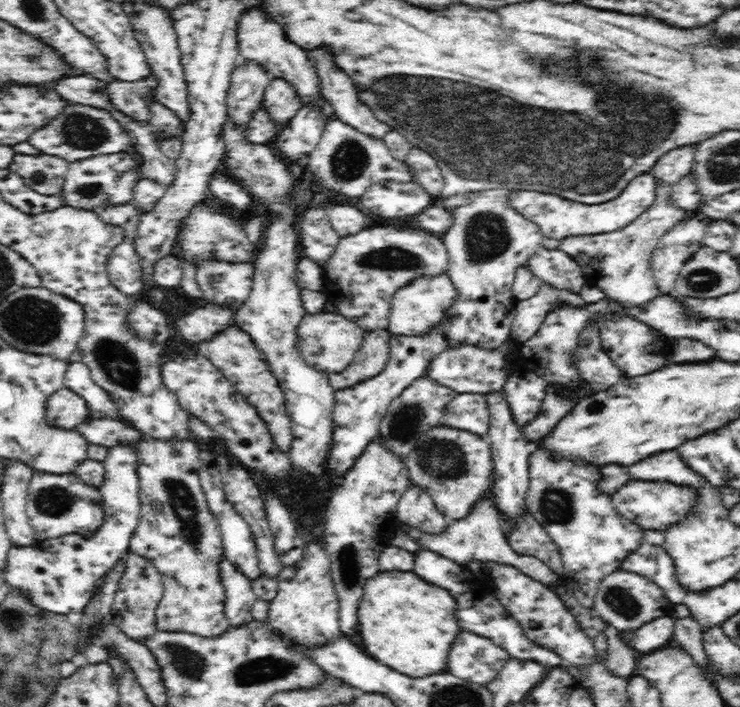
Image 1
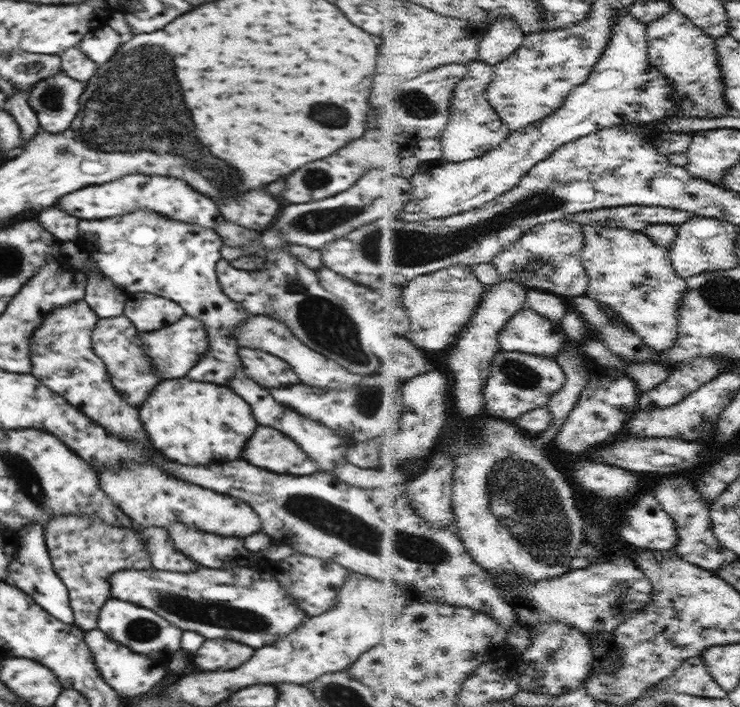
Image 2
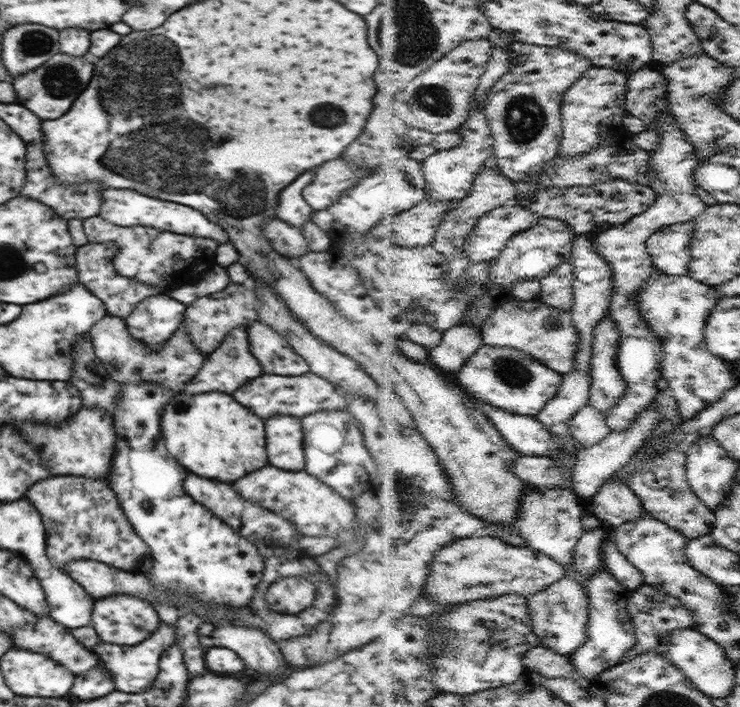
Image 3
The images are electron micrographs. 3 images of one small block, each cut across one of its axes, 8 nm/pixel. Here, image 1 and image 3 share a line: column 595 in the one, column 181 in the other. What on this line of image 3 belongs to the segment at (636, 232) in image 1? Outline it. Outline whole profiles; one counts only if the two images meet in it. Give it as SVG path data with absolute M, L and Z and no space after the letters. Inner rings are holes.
M96 215L83 220L88 243L114 243L118 250L113 258L118 274L162 287L167 292L186 285L215 265L215 252L219 242L202 238L174 234L146 226L118 226Z

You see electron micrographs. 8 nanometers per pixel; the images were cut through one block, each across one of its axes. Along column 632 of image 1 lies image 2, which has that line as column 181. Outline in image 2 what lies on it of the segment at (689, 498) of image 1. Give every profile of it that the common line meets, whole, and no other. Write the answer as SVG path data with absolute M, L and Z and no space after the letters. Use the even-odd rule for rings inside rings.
M123 464L123 468L94 470L99 474L100 488L111 498L111 502L142 527L166 529L174 523L184 523L190 529L217 536L242 538L260 531L261 520L258 520L258 514L242 500L234 500L230 496L216 494L212 490L170 478L158 468L148 468L144 464Z

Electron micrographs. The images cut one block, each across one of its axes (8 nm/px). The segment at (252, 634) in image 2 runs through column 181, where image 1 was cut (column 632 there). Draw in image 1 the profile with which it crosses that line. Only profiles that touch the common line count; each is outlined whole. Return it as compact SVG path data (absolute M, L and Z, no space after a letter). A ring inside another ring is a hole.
M619 571L607 574L600 582L594 600L594 614L600 617L606 624L614 626L619 631L636 630L643 624L662 616L670 616L673 604L666 598L662 588L654 581L634 572Z

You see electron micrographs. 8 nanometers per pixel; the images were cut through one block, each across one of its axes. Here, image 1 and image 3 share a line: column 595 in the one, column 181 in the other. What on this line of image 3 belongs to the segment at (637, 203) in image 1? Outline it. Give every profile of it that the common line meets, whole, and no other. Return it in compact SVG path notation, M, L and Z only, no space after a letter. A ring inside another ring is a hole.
M106 188L102 192L102 198L104 198L104 204L102 204L102 210L98 212L98 215L118 226L142 225L162 231L174 232L174 234L200 236L216 240L219 244L228 243L230 240L228 234L224 232L224 228L220 228L218 224L210 222L200 210L196 210L191 206L144 196L144 194L140 194L136 190L128 190L128 188L120 188L120 190L118 188Z

